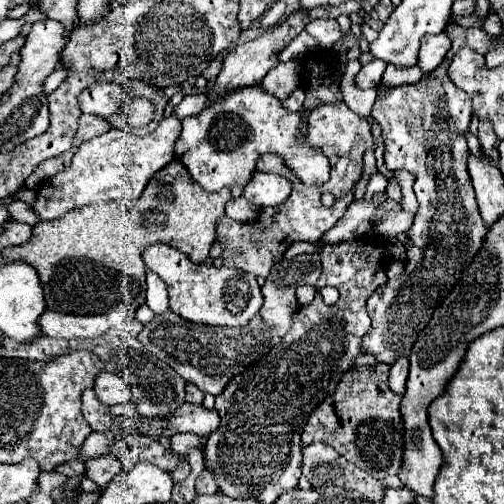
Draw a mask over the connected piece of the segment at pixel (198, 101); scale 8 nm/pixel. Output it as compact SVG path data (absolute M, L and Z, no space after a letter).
M199 93L199 95L185 95L183 101L175 107L173 117L185 119L185 117L189 117L189 115L199 115L199 113L203 111L205 103L207 103L207 97L205 97L203 93Z

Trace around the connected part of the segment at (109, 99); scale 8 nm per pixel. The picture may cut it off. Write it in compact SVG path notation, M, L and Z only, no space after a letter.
M93 83L79 93L81 113L91 113L99 117L111 117L123 105L123 87L117 83Z

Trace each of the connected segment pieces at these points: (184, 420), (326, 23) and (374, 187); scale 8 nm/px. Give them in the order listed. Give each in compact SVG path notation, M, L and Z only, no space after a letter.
M183 403L179 409L175 409L169 421L179 433L195 433L199 437L207 437L211 431L215 431L215 427L219 427L219 415L215 415L215 409L207 411L203 405L191 403Z
M313 19L305 25L305 31L325 47L331 47L341 37L339 23L335 19Z
M376 171L372 173L363 200L370 201L372 195L378 192L385 192L387 186L388 181L380 172Z

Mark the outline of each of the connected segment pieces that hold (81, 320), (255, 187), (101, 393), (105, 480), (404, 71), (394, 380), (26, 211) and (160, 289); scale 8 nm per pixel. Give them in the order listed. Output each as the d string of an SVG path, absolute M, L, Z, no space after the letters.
M45 311L41 315L41 331L59 339L91 339L107 333L113 323L105 315L65 315L57 311Z
M275 173L251 175L251 181L243 187L243 197L255 207L277 207L291 195L291 181Z
M103 371L97 379L95 379L95 395L97 399L107 405L107 407L115 407L119 403L125 403L125 401L131 401L131 389L129 385L119 379L117 375L111 375L107 371Z
M99 457L99 459L91 459L85 461L85 475L89 479L93 479L101 489L105 489L109 485L109 481L123 469L121 461L117 457Z
M389 65L383 79L381 79L381 85L377 89L391 89L391 87L397 87L397 85L403 85L403 83L415 83L423 77L423 71L421 67L395 67L395 65Z
M407 357L397 359L397 363L391 367L391 373L389 373L389 389L397 395L403 395L407 375L409 375L409 359Z
M11 201L11 203L7 205L7 211L9 211L9 215L11 215L13 219L19 219L19 221L23 221L23 223L29 223L29 225L35 225L35 223L37 223L35 211L31 211L31 207L29 207L27 203L23 203L23 201Z
M147 271L145 281L147 281L147 301L145 303L149 305L151 311L165 313L169 309L169 305L167 305L167 301L169 301L169 297L167 297L167 285L153 271Z

